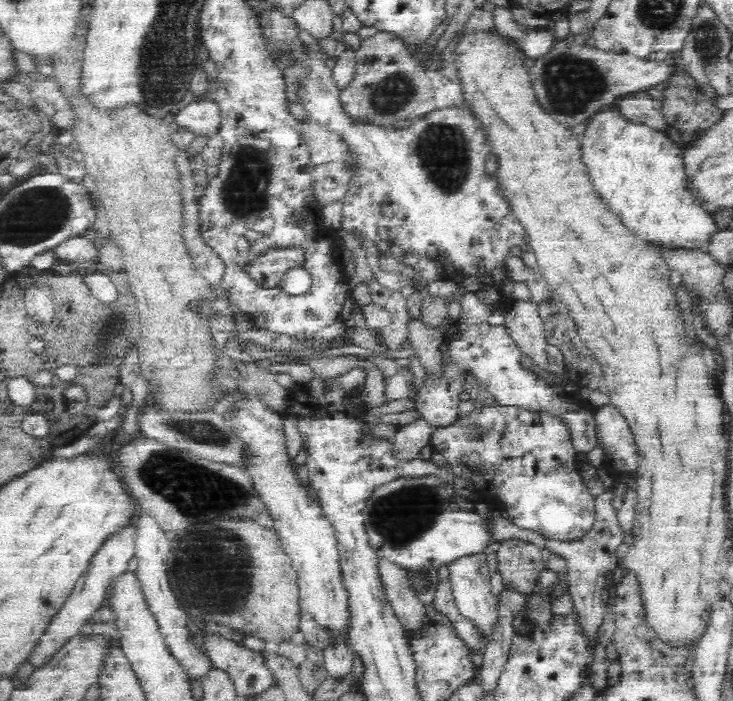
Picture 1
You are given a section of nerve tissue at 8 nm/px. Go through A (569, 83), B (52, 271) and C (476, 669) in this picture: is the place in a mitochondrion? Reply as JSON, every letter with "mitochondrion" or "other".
{"A":"mitochondrion","B":"other","C":"other"}

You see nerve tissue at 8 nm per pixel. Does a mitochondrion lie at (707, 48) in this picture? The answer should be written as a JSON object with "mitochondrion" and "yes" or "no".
{"mitochondrion":"yes"}

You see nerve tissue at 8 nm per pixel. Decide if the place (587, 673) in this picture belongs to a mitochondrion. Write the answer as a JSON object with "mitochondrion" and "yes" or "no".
{"mitochondrion":"no"}

